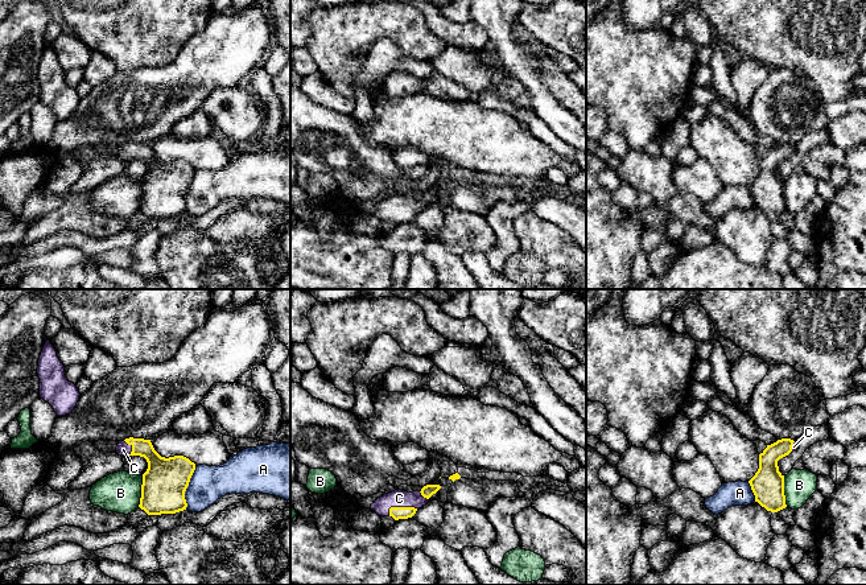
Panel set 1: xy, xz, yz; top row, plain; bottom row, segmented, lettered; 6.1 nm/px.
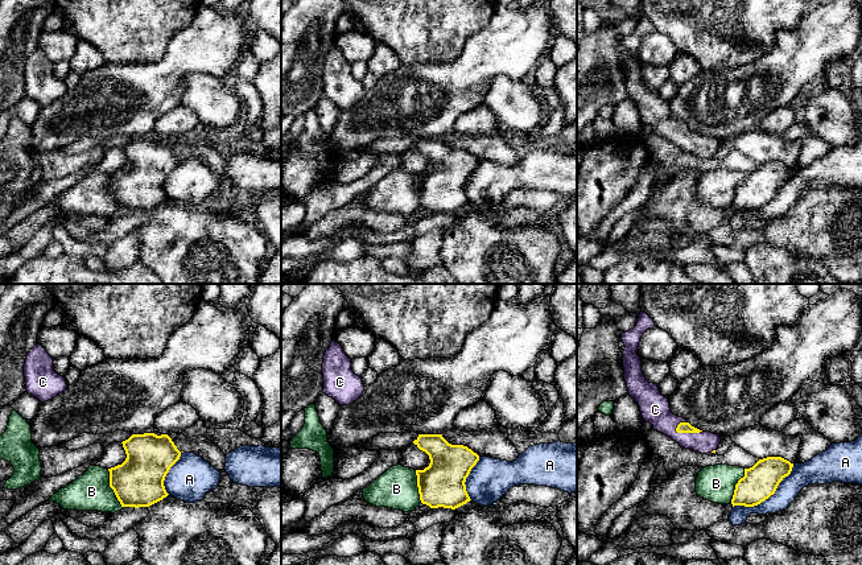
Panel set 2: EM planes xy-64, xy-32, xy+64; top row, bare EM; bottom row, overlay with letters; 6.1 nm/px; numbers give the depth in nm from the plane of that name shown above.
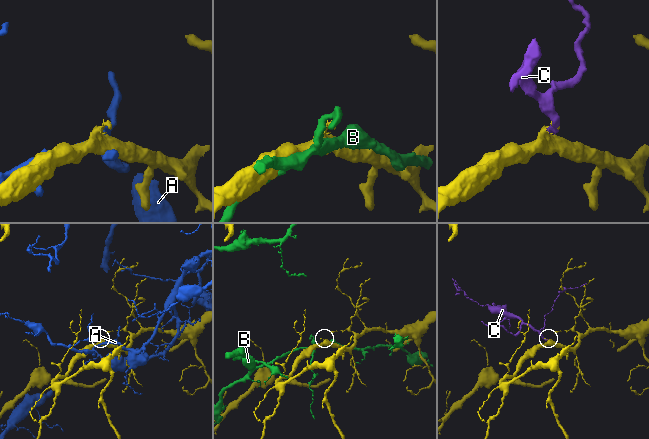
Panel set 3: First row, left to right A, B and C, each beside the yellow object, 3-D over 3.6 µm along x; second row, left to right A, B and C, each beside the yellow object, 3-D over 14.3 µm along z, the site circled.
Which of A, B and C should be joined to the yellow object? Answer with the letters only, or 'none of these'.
C

